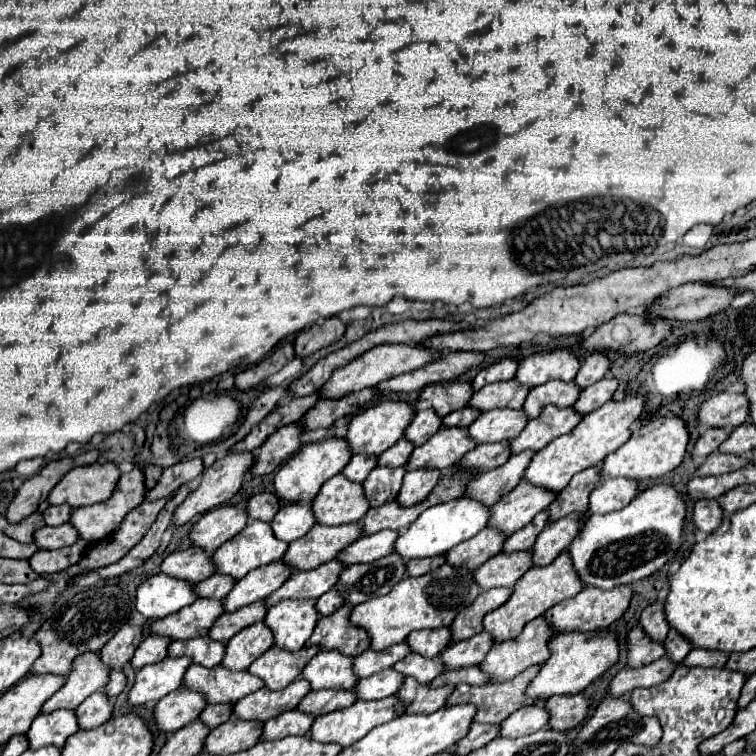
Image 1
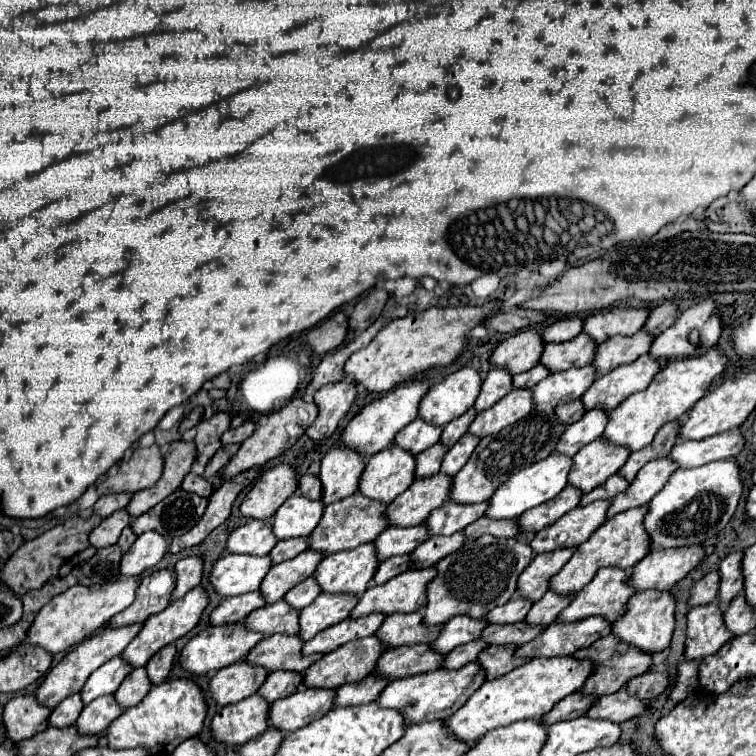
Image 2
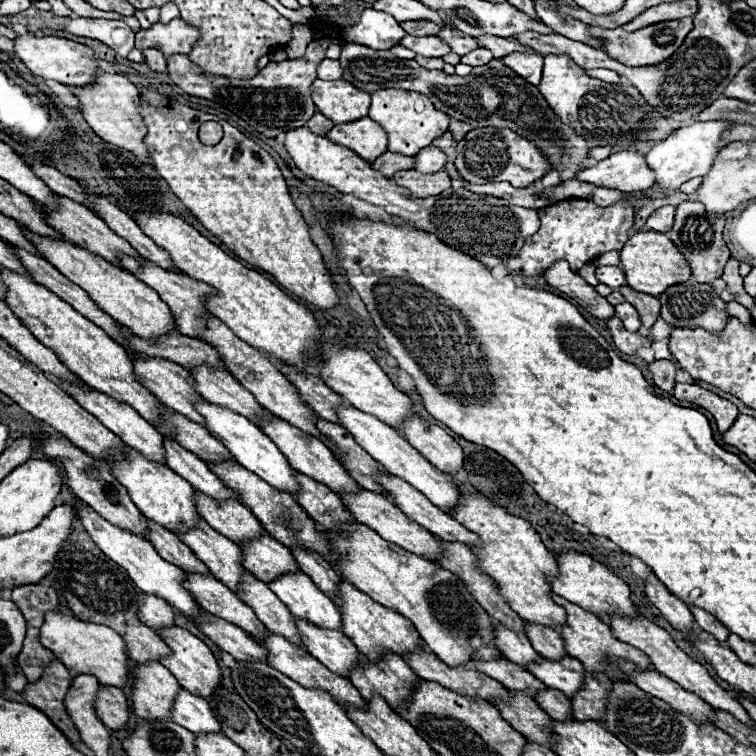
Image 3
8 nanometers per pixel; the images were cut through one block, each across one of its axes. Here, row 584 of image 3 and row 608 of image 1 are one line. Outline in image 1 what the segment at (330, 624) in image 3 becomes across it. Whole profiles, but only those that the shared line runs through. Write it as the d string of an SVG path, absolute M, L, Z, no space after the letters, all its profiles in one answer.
M280 600L270 606L264 622L274 632L276 646L284 650L300 650L306 646L318 622L316 600Z

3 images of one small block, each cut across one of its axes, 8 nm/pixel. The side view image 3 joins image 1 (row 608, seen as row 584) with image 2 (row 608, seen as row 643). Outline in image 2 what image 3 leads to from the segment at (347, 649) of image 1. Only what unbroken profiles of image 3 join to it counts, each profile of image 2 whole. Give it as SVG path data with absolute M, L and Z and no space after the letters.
M434 568L428 570L406 570L396 578L390 578L386 584L368 588L360 598L350 618L360 618L372 612L396 614L396 612L416 612L426 606L424 586L430 582Z

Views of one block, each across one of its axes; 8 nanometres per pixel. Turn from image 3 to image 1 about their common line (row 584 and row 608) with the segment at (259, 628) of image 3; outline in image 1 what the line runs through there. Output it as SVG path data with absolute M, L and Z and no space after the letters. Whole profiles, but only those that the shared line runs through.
M198 598L192 606L172 614L172 618L160 618L152 624L152 634L164 634L172 640L206 636L214 622L224 614L224 600Z

